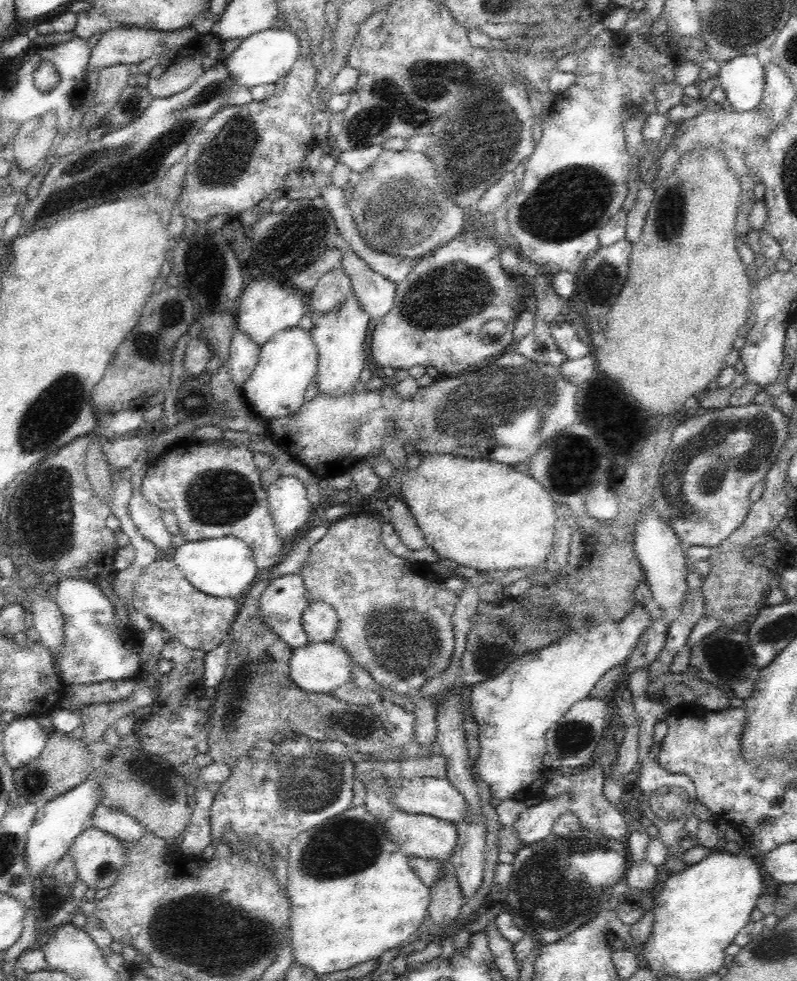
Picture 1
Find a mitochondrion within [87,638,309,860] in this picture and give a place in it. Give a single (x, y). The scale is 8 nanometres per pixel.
(151, 780)

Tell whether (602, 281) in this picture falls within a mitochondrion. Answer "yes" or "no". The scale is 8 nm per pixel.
yes

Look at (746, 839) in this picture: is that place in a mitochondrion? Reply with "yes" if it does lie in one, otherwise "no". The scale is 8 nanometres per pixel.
no

